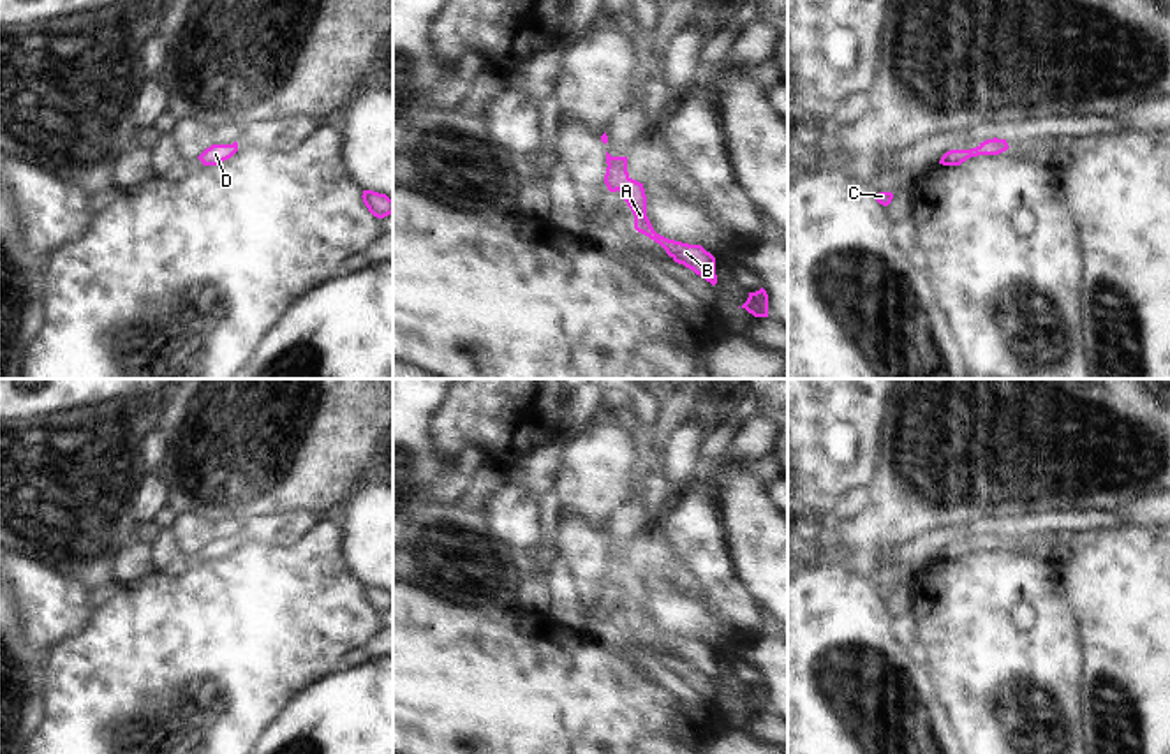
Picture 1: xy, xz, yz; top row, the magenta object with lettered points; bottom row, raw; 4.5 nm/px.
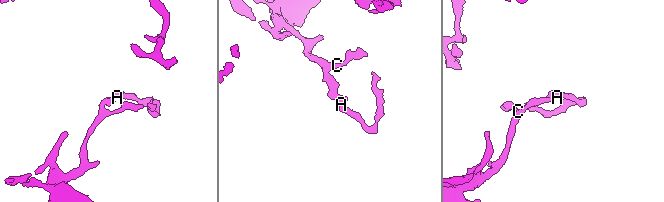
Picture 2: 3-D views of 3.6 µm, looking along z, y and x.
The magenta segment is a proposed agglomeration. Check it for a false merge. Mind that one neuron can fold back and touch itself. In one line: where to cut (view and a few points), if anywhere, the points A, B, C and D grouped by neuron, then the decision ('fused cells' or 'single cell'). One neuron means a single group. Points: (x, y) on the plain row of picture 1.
cut none; groups A B C D; single cell

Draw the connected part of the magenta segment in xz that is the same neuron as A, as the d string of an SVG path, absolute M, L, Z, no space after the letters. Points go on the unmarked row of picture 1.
M606 546L606 569L604 578L610 587L620 587L620 592L627 597L634 610L634 624L655 638L659 638L666 648L678 659L692 664L696 669L717 678L715 652L701 639L689 639L675 634L668 634L657 629L647 611L647 590L643 578L633 574L627 567L627 551L611 551Z

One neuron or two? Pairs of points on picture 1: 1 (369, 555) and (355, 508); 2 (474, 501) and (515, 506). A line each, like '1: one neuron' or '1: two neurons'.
1: one neuron
2: two neurons

